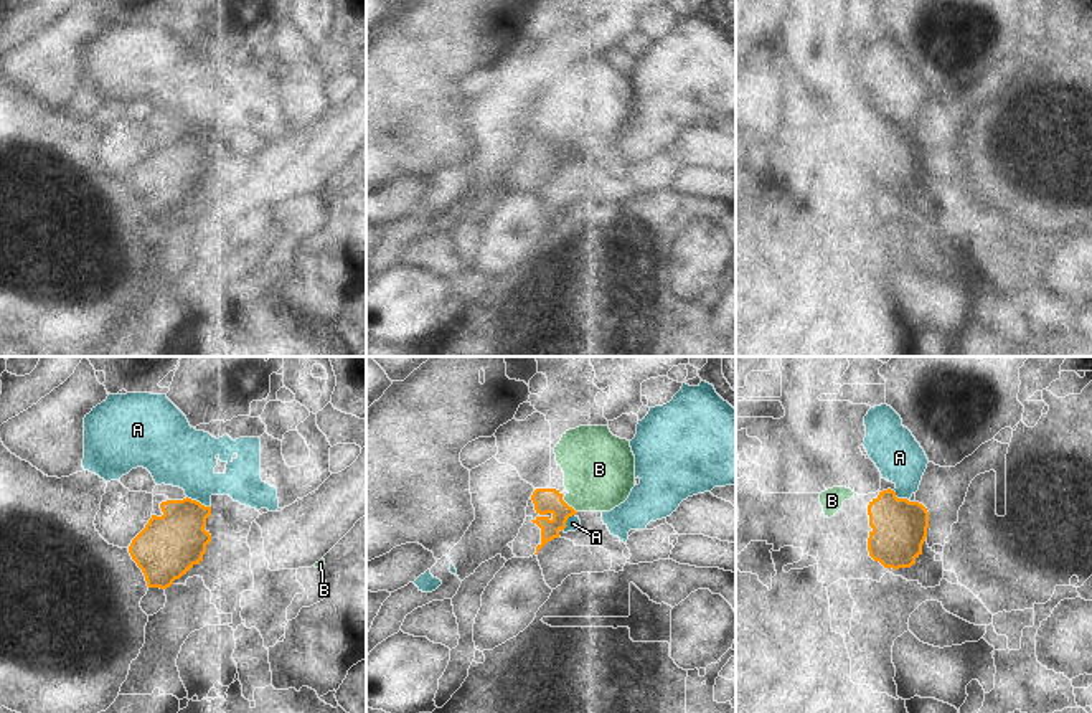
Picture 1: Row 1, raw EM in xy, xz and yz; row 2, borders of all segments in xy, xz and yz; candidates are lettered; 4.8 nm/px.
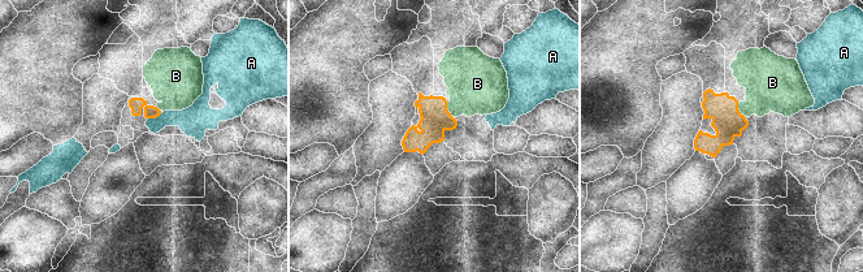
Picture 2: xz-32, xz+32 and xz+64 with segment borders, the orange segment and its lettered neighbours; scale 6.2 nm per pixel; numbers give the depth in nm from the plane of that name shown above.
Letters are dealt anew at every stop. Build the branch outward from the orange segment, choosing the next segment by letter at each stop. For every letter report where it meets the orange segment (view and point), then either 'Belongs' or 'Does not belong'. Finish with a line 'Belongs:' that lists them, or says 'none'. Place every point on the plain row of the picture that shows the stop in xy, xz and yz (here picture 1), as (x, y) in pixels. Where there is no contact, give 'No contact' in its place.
A: Touches orange at xy (198, 132). Does not belong
B: Touches orange at xz (568, 136). Belongs
Belongs: B.

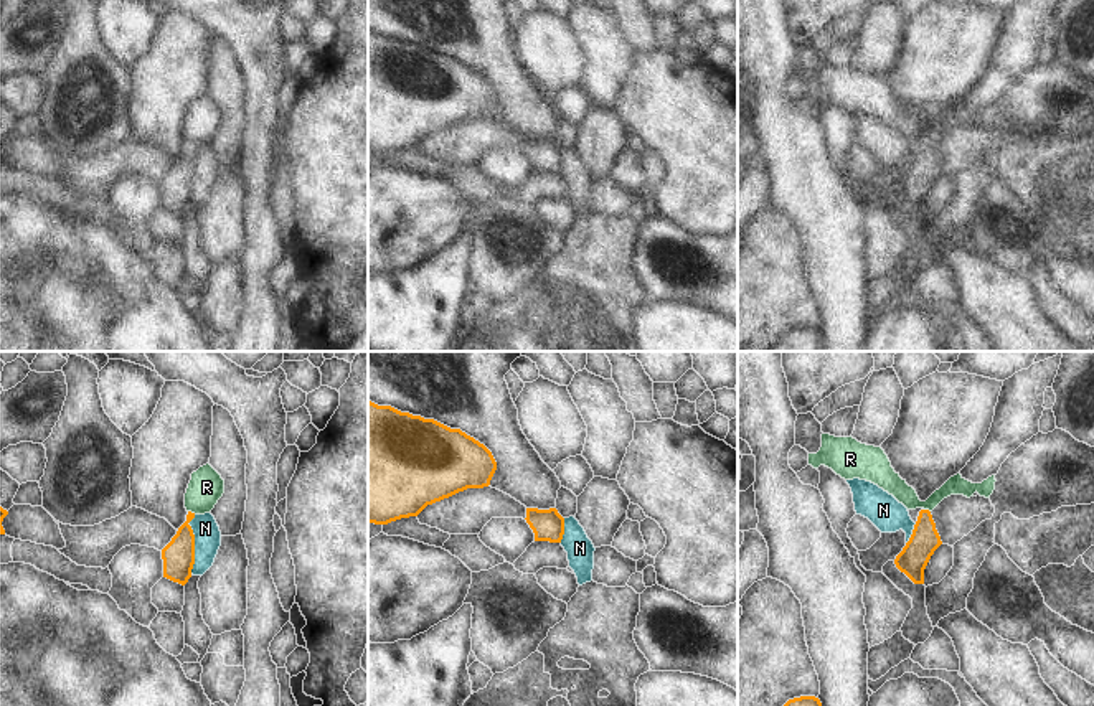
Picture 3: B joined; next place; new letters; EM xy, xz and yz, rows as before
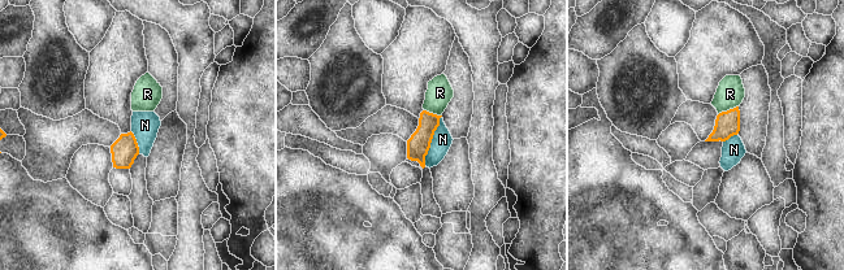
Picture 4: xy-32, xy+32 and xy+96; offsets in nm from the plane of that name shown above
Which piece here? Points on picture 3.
N: Touches orange at xy (193, 175). Does not belong
R: Touches orange at xy (190, 142). Does not belong
Belongs: none.

